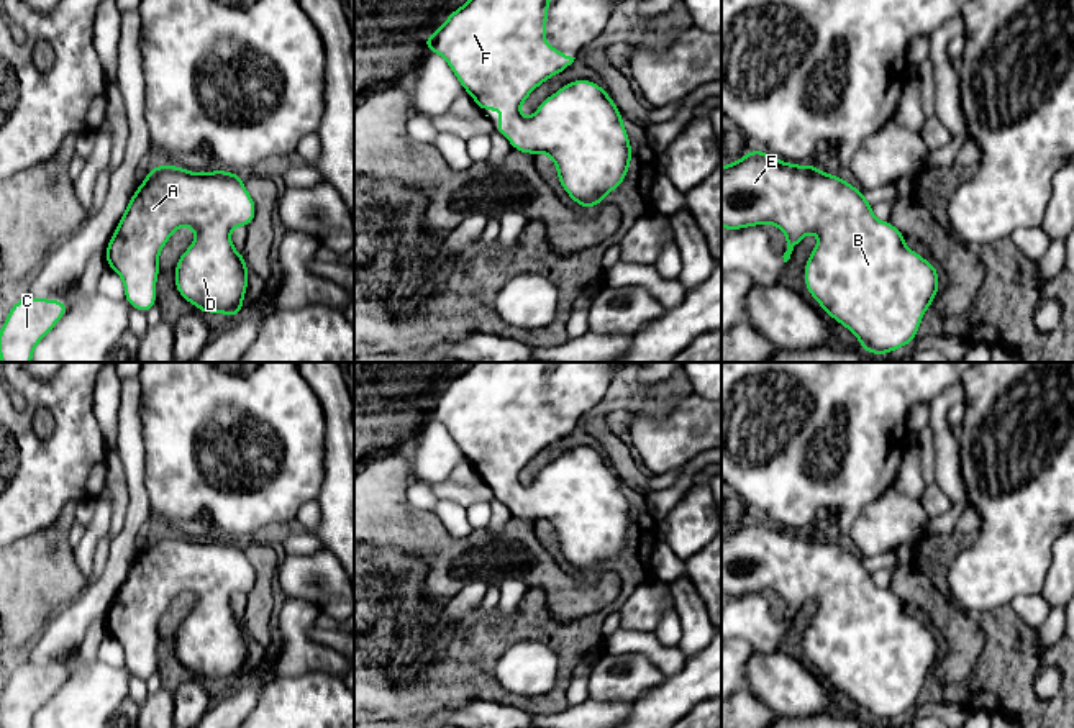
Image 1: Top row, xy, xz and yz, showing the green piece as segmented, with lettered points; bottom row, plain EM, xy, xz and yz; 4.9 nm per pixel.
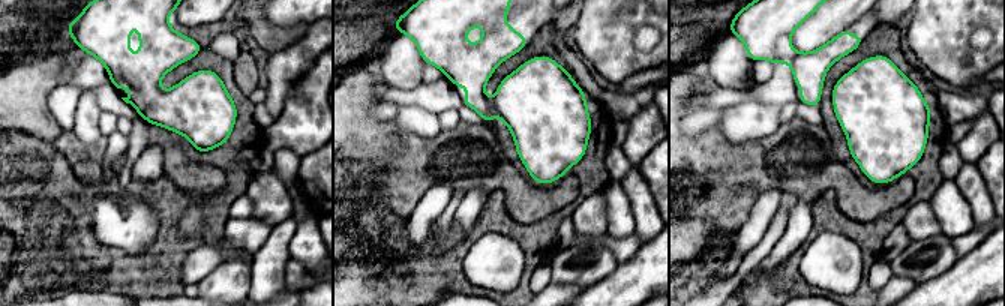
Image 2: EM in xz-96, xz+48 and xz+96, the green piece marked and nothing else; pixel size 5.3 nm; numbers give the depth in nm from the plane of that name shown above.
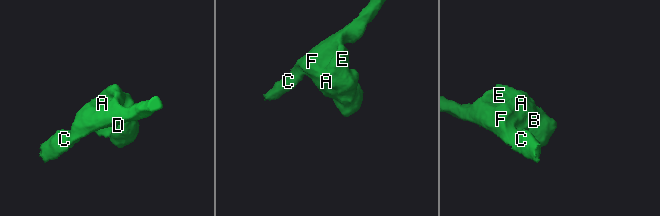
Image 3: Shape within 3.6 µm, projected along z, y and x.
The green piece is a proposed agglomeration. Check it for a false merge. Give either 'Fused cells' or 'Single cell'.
Single cell

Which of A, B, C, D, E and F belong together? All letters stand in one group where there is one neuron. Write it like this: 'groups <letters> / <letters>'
groups A B C D E F

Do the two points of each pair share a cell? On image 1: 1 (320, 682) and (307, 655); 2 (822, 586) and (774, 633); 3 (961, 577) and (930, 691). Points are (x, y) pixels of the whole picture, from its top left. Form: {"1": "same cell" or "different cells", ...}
{"1": "different cells", "2": "same cell", "3": "different cells"}

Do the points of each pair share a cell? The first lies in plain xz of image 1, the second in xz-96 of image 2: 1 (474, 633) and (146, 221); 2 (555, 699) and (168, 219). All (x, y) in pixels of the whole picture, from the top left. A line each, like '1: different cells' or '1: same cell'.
1: different cells
2: same cell

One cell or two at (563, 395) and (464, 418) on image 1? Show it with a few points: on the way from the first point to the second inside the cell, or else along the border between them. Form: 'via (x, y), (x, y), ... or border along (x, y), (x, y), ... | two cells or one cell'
via (538, 395), (520, 395), (504, 410), (489, 410) | one cell

